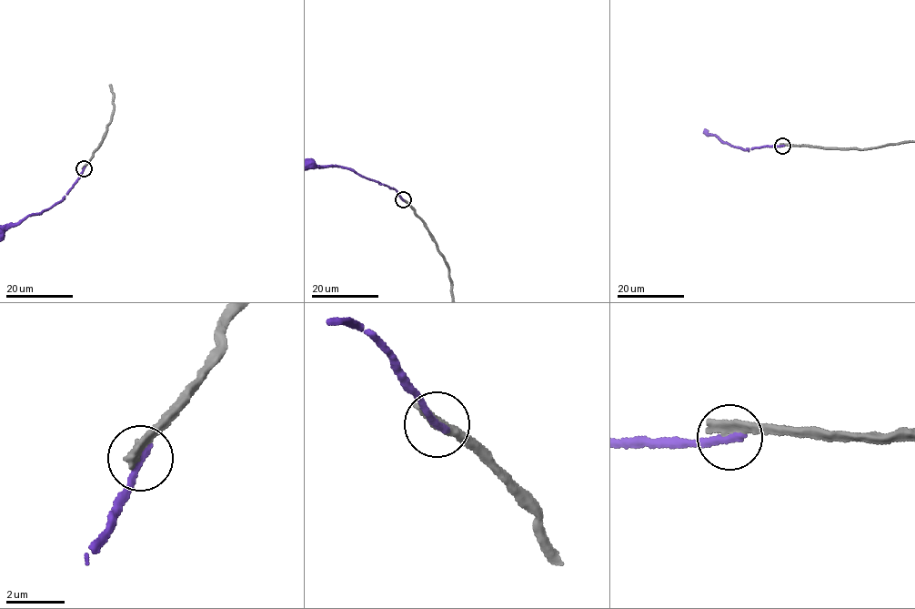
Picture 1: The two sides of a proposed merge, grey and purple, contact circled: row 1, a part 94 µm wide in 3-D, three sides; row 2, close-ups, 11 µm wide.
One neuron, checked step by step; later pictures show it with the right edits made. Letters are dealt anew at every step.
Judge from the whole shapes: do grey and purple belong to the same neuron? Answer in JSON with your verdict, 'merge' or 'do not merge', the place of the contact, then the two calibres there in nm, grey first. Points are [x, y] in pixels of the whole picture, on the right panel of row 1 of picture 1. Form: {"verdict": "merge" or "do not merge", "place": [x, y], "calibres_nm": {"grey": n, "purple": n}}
{"verdict": "do not merge", "place": [782, 146], "calibres_nm": {"grey": 440, "purple": 300}}

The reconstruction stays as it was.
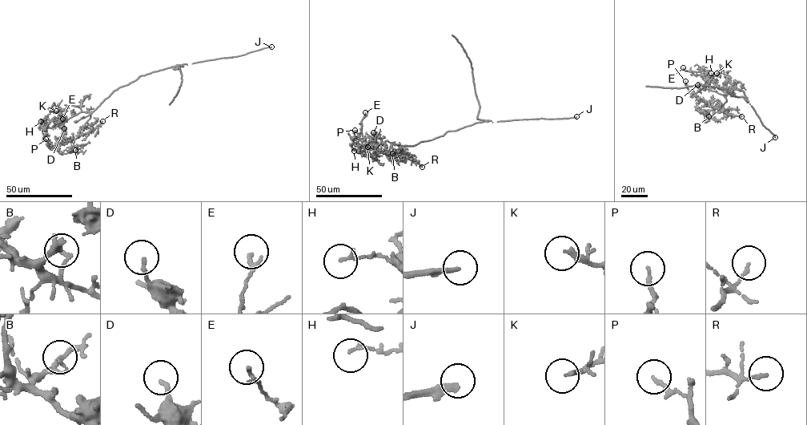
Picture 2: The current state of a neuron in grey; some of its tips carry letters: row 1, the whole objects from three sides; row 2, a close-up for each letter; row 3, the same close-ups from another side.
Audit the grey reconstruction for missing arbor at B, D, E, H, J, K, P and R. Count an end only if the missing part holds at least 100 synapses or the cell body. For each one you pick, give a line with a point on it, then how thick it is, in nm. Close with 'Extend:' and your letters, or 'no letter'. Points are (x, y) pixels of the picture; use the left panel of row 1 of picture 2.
J: (271, 46) | 240 nm
Extend: J

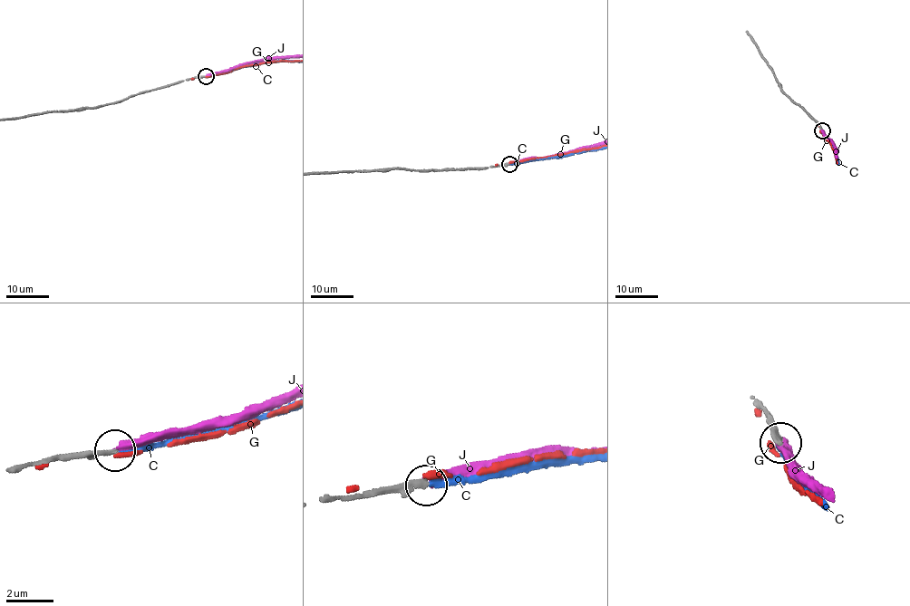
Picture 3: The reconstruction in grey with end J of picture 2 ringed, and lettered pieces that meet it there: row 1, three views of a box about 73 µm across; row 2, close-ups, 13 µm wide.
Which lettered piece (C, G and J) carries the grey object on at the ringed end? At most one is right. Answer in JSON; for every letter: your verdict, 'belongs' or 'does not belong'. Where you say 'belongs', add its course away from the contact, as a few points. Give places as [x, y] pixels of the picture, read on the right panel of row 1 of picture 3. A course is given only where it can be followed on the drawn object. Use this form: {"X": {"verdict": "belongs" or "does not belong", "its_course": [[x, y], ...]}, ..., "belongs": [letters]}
{"C": {"verdict": "belongs"}, "G": {"verdict": "does not belong"}, "J": {"verdict": "does not belong"}, "belongs": ["C"]}

